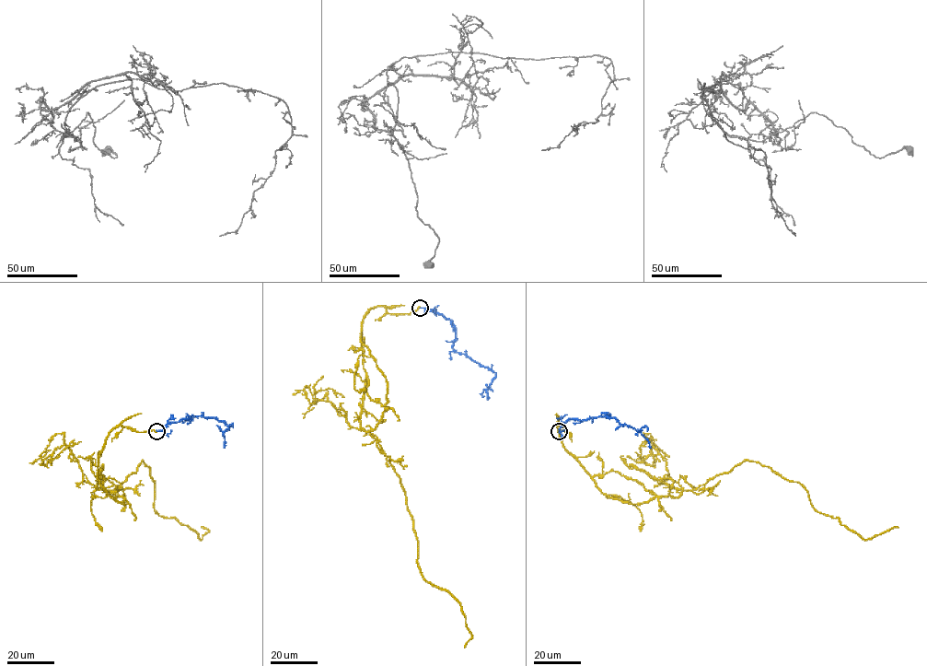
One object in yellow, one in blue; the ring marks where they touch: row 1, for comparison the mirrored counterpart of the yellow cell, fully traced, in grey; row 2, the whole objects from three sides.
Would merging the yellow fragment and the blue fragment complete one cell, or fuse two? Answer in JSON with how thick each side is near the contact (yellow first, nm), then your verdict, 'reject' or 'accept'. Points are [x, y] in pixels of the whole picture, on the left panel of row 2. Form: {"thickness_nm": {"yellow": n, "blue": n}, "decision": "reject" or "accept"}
{"thickness_nm": {"yellow": 300, "blue": 320}, "decision": "reject"}

